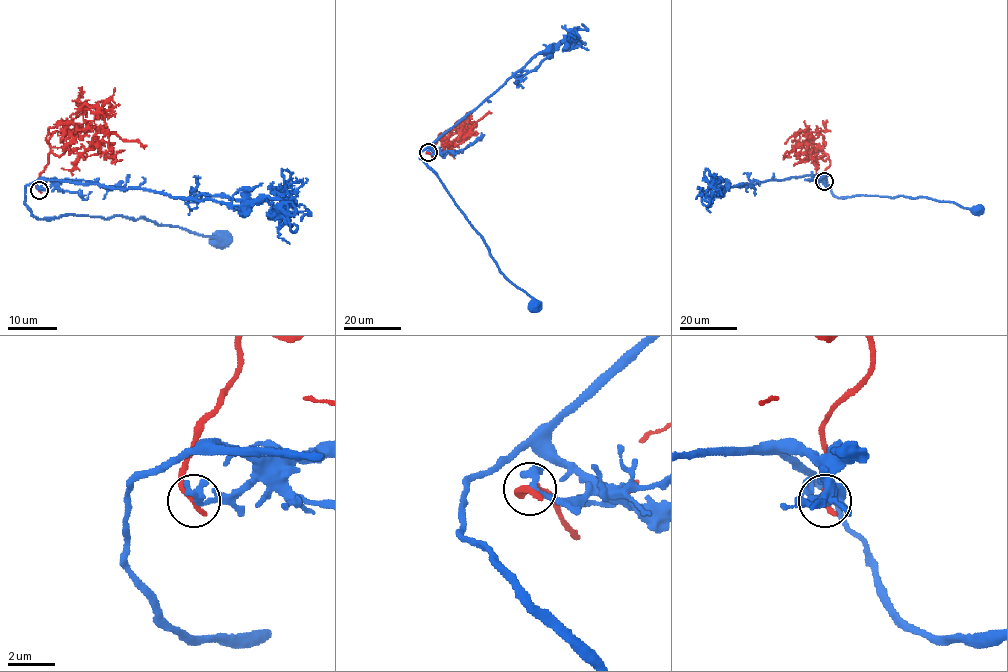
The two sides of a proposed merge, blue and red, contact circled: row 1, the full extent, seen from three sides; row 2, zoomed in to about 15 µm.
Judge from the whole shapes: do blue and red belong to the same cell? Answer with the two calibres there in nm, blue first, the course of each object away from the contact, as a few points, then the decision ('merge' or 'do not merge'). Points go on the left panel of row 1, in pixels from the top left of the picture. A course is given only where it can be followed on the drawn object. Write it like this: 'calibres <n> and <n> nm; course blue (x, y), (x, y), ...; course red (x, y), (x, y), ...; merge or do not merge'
calibres 240 and 320 nm; course blue (39, 190), (51, 183), (37, 179), (24, 191), (27, 208), (38, 218), (63, 214), (144, 218), (221, 239); course red (39, 190), (37, 182), (56, 132), (83, 135), (106, 128), (146, 146); do not merge

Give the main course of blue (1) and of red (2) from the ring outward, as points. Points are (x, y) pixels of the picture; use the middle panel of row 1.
1: (428, 152), (435, 152), (427, 147), (419, 154), (421, 159), (480, 236), (498, 269), (532, 298), (535, 306)
2: (428, 152), (433, 158), (435, 150), (446, 152), (473, 122), (491, 112)

